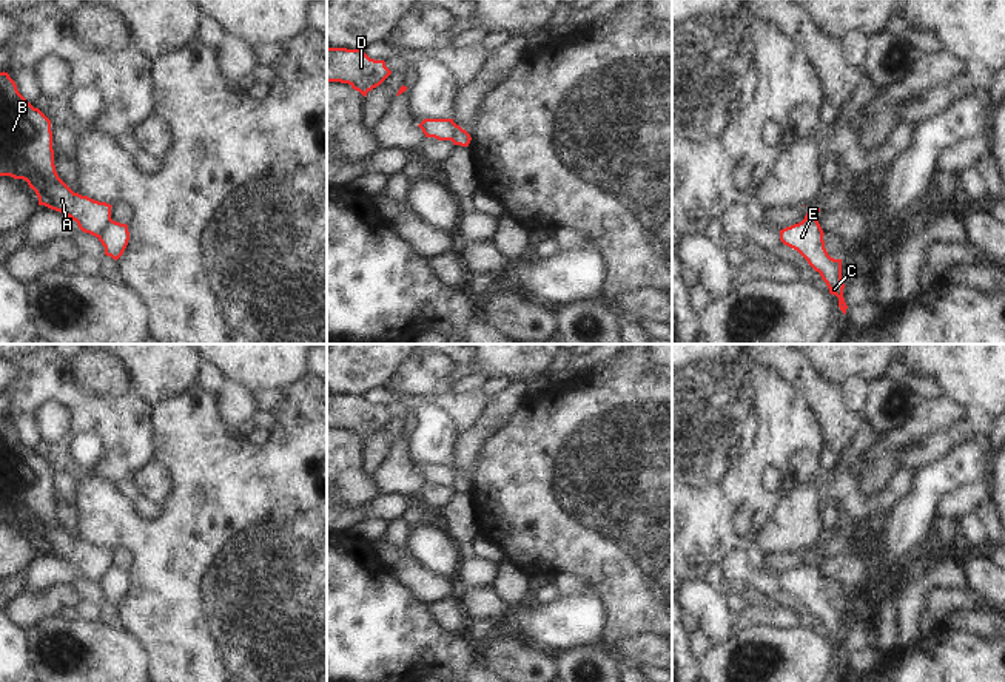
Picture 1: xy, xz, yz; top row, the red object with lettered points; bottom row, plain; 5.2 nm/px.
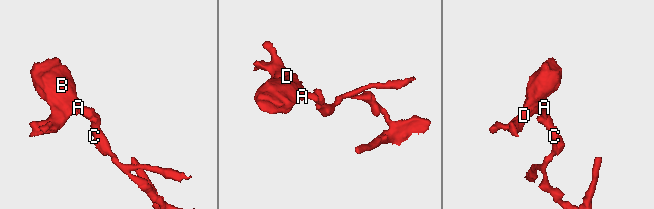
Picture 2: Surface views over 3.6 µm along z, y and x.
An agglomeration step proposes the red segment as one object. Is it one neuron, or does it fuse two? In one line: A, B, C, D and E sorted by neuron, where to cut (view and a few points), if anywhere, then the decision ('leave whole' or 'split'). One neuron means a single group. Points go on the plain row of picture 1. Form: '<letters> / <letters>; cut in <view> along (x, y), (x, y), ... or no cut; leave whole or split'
A B D / C E; cut in xz along (449, 465), (453, 471), (452, 485); split

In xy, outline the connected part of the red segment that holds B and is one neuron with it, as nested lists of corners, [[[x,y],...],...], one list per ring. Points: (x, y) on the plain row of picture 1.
[[[5,417],[0,418],[0,522],[26,526],[39,551],[66,560],[96,583],[113,566],[113,551],[74,539],[59,523],[51,466],[18,438]]]

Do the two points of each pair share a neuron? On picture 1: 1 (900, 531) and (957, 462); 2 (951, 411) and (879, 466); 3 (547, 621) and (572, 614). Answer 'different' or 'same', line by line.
1: same
2: same
3: same

